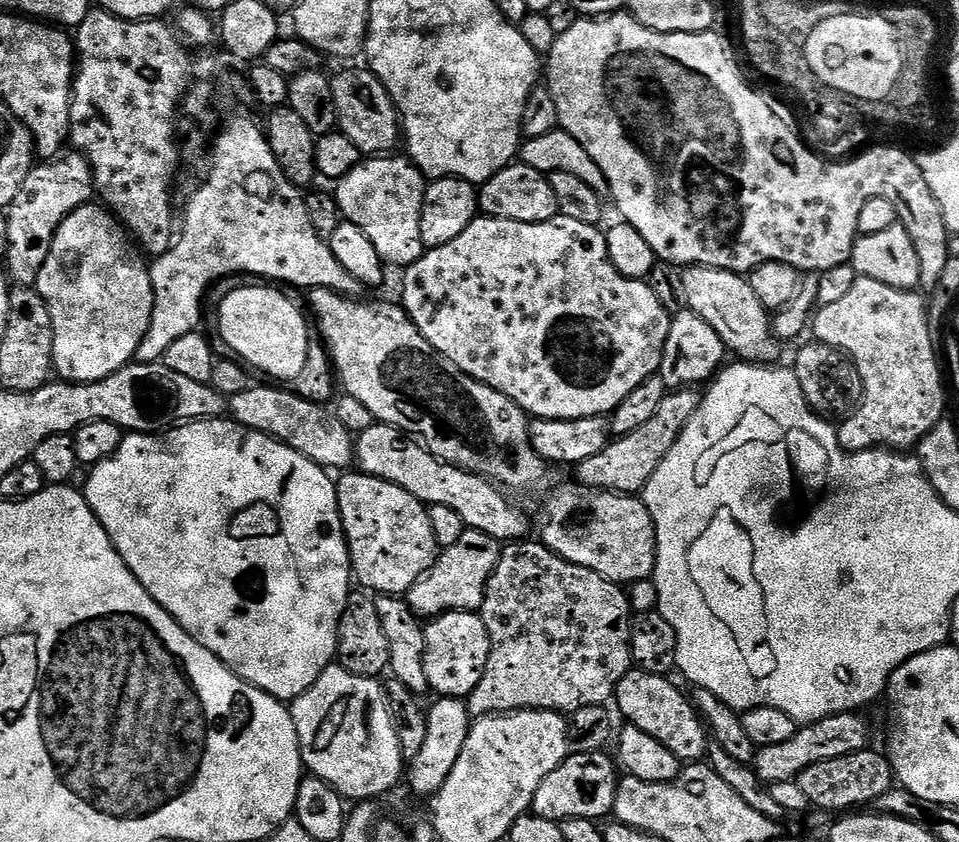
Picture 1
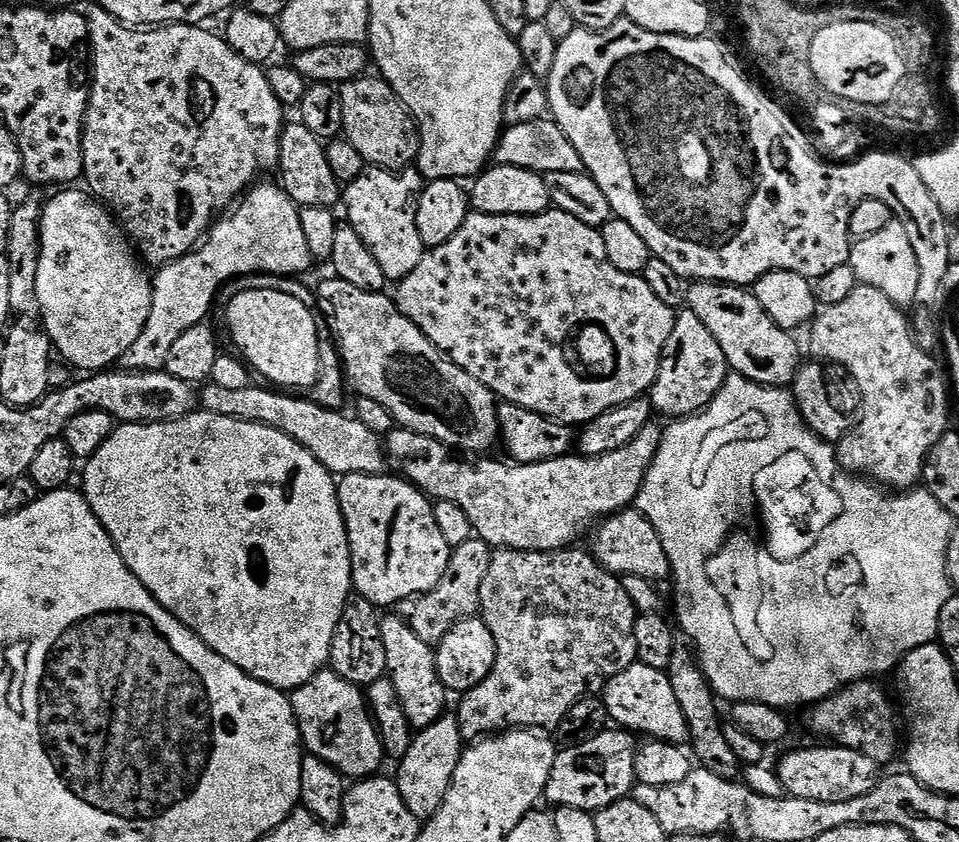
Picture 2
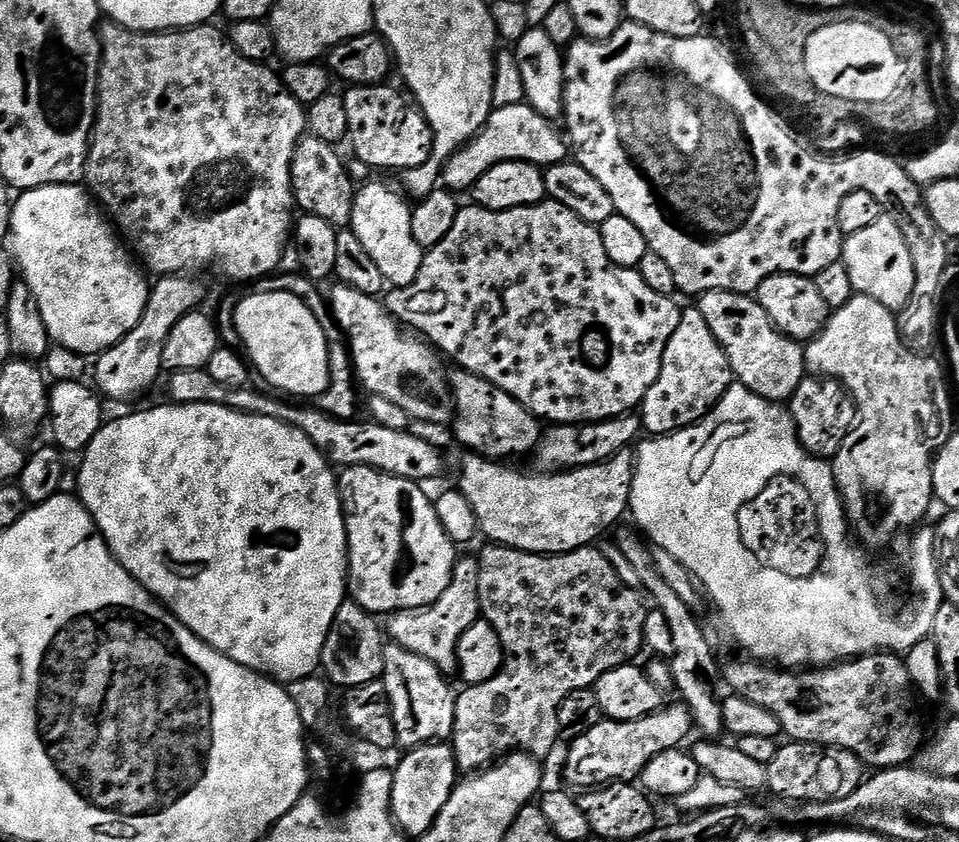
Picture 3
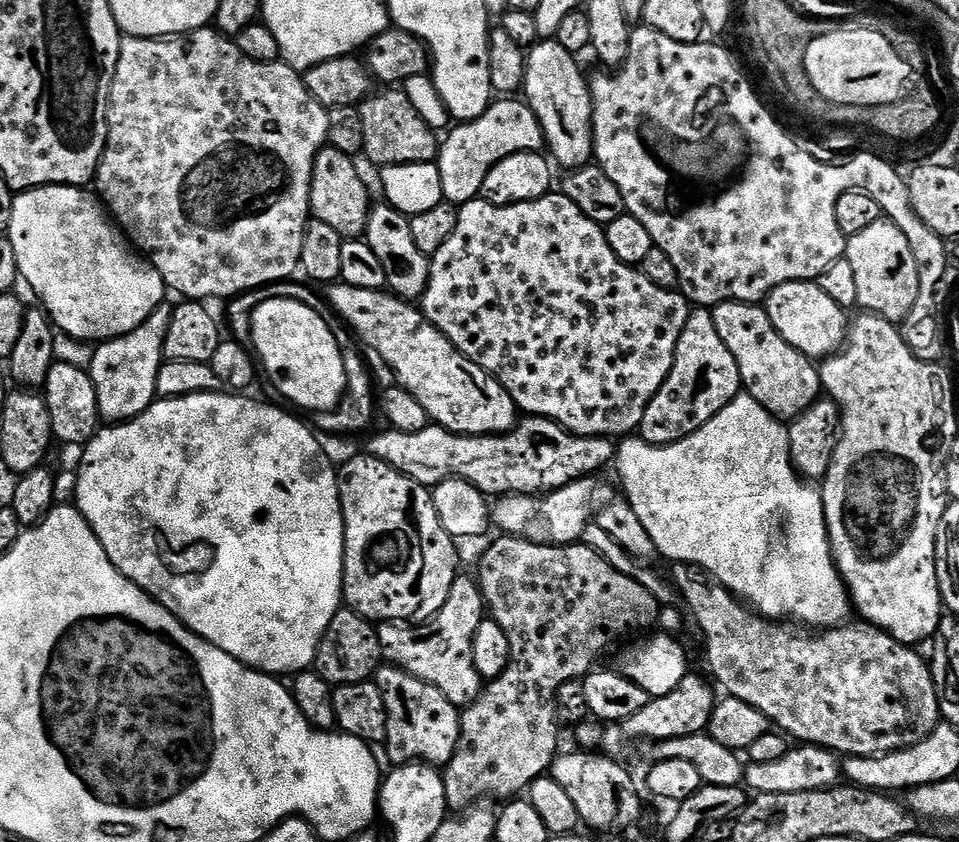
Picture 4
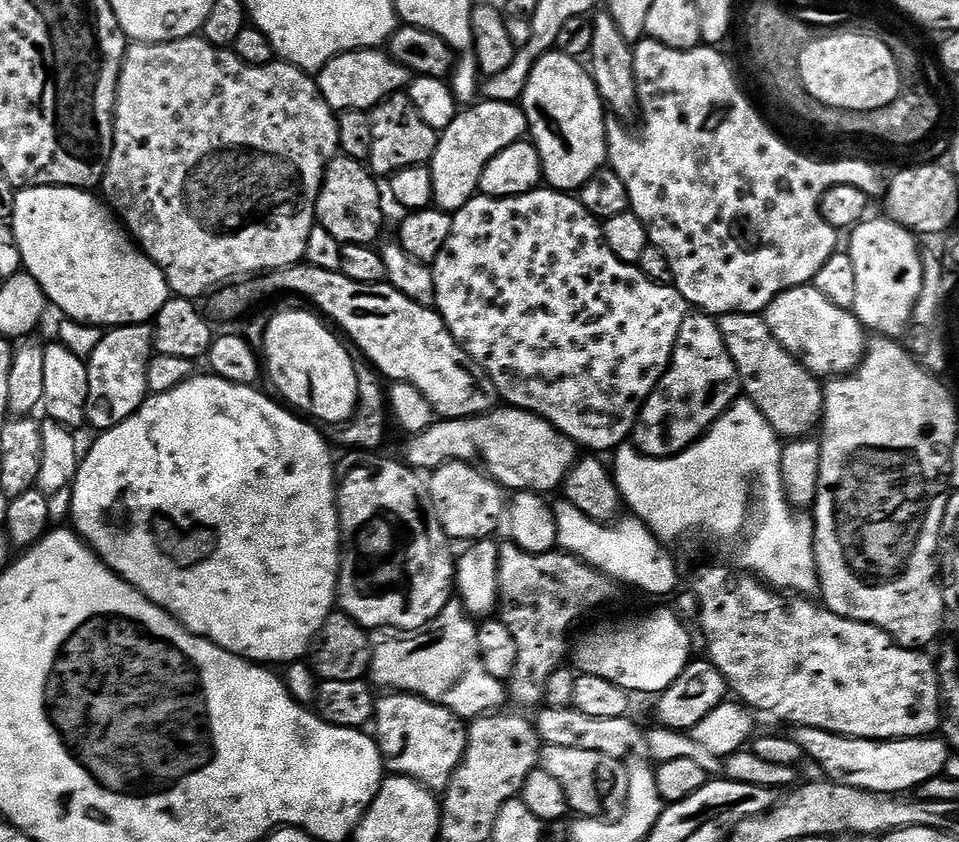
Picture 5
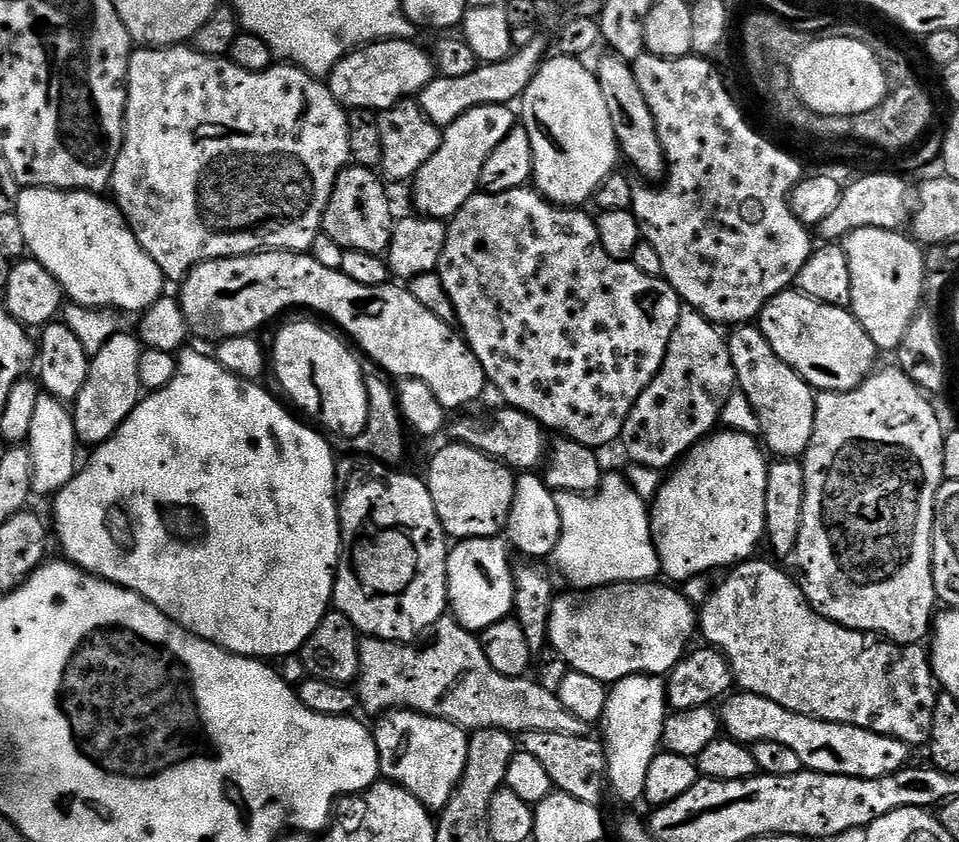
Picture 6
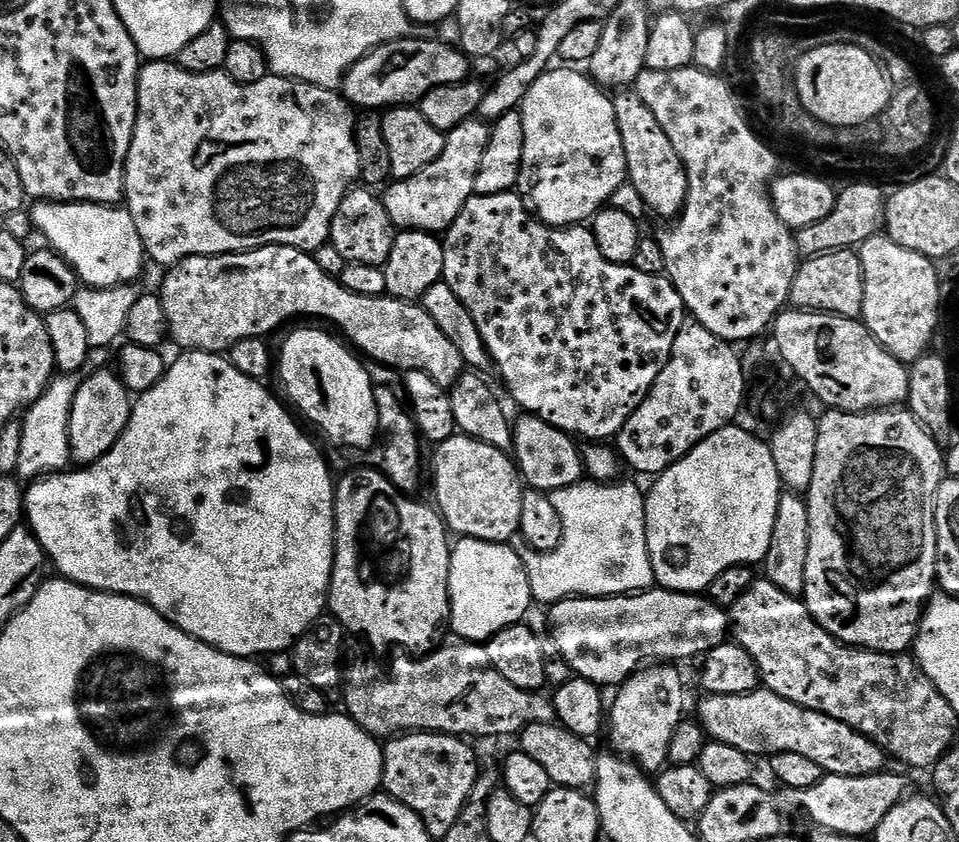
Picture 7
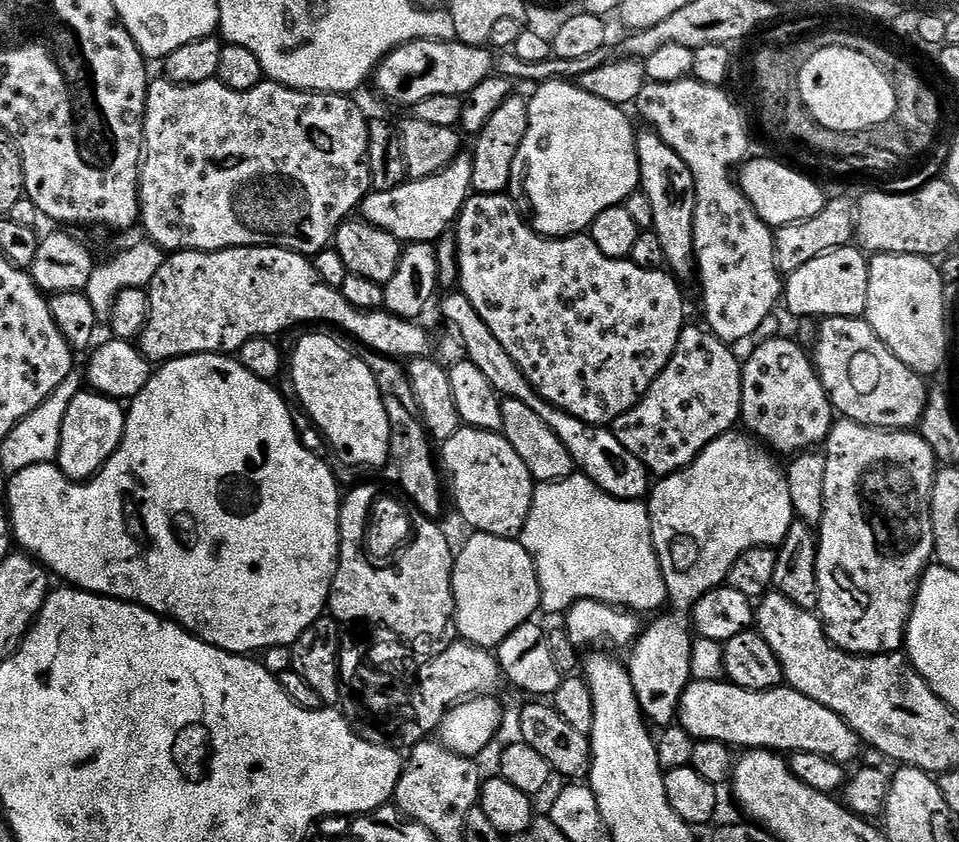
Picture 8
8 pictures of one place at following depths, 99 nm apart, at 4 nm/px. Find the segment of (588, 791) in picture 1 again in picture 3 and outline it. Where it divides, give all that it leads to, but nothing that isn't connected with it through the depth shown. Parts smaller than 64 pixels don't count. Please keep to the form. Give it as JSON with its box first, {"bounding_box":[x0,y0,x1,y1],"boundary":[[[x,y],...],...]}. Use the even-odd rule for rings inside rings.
{"bounding_box":[564,702,694,790],"boundary":[[[683,702],[675,703],[669,708],[668,705],[661,707],[659,712],[640,720],[601,719],[594,730],[571,741],[568,765],[564,768],[569,782],[579,790],[595,790],[613,782],[632,782],[639,777],[650,758],[671,748],[680,748],[683,740],[693,735],[694,725],[687,705]]]}

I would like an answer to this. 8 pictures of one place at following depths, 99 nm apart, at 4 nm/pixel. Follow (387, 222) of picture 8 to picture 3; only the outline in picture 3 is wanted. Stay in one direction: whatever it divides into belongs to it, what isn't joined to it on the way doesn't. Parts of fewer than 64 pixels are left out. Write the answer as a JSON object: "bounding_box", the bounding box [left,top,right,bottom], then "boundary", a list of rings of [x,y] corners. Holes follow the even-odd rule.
{"bounding_box":[442,104,570,193],"boundary":[[[515,104],[514,106],[493,107],[488,115],[484,129],[464,147],[457,150],[444,165],[442,173],[443,187],[453,193],[467,193],[486,170],[498,166],[502,162],[525,160],[528,164],[547,166],[563,164],[569,159],[570,144],[565,133],[556,129],[557,125],[540,112],[535,112],[531,104]]]}

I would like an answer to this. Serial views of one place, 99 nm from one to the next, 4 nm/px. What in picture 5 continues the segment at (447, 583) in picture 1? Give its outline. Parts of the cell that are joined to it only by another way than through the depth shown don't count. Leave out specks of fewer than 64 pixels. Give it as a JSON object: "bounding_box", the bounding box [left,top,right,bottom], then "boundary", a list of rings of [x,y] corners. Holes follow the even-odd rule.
{"bounding_box":[368,600,505,722],"boundary":[[[449,600],[438,618],[411,634],[398,628],[377,628],[371,637],[372,657],[368,676],[377,689],[421,696],[438,706],[446,706],[446,710],[458,714],[465,722],[505,707],[505,681],[494,678],[494,674],[486,670],[478,646],[478,624],[465,608],[463,600]]]}

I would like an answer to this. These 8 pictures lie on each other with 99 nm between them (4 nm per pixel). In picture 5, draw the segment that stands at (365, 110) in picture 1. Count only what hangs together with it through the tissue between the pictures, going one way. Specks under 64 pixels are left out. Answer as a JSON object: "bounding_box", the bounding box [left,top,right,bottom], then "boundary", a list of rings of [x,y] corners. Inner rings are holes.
{"bounding_box":[367,94,438,178],"boundary":[[[406,94],[389,96],[377,104],[370,112],[374,143],[370,146],[367,167],[377,177],[391,178],[397,172],[407,168],[419,168],[427,165],[436,152],[438,134],[426,122],[422,122],[422,114],[414,110],[414,102]]]}

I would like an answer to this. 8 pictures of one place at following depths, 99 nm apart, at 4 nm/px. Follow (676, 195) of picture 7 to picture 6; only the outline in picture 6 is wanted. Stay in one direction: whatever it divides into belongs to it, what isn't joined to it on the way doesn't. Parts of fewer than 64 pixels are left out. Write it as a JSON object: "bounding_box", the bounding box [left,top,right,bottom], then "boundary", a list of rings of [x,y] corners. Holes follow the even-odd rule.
{"bounding_box":[594,54,668,182],"boundary":[[[607,54],[594,64],[596,81],[602,86],[602,98],[606,102],[606,110],[610,110],[610,122],[614,122],[614,134],[620,143],[620,155],[641,176],[644,182],[660,182],[665,179],[668,170],[668,159],[664,157],[664,147],[656,129],[656,119],[646,102],[646,94],[642,94],[642,86],[638,86],[638,78],[634,78],[631,63],[615,54]]]}

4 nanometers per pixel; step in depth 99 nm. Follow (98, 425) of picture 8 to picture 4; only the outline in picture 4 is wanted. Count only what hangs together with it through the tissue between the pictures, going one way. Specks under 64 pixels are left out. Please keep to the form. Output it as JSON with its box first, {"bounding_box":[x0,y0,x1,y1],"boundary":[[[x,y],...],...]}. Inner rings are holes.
{"bounding_box":[90,302,173,422],"boundary":[[[165,302],[142,326],[124,336],[105,340],[93,351],[90,375],[98,398],[100,419],[104,422],[127,422],[151,409],[157,399],[158,370],[164,363],[166,330],[170,330],[173,305]]]}

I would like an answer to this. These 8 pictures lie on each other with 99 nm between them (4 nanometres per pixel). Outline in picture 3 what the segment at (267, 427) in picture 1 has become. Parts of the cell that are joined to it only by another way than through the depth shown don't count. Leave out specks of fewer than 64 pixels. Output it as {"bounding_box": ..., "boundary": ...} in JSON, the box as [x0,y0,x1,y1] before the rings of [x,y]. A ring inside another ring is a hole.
{"bounding_box":[168,369,444,482],"boundary":[[[205,369],[178,370],[171,373],[168,379],[168,400],[173,404],[217,404],[230,412],[246,412],[252,418],[278,420],[285,425],[299,430],[310,442],[326,454],[333,465],[340,464],[341,469],[354,466],[370,466],[379,472],[385,472],[398,478],[406,478],[417,482],[432,480],[444,468],[444,460],[440,452],[428,440],[415,436],[412,430],[399,432],[386,430],[386,426],[378,426],[371,422],[353,422],[336,420],[327,416],[319,407],[291,408],[288,404],[279,404],[260,392],[252,392],[251,387],[227,388],[214,382]]]}

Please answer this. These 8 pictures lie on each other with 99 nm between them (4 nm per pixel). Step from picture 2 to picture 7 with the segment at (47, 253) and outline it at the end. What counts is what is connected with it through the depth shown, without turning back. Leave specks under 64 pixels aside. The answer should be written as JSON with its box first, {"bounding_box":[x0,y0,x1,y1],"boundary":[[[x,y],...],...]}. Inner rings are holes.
{"bounding_box":[31,202,146,288],"boundary":[[[36,202],[31,205],[32,227],[48,239],[47,247],[57,252],[76,271],[76,279],[90,288],[113,288],[133,283],[146,265],[138,226],[130,218],[127,207],[111,204],[54,204]]]}

